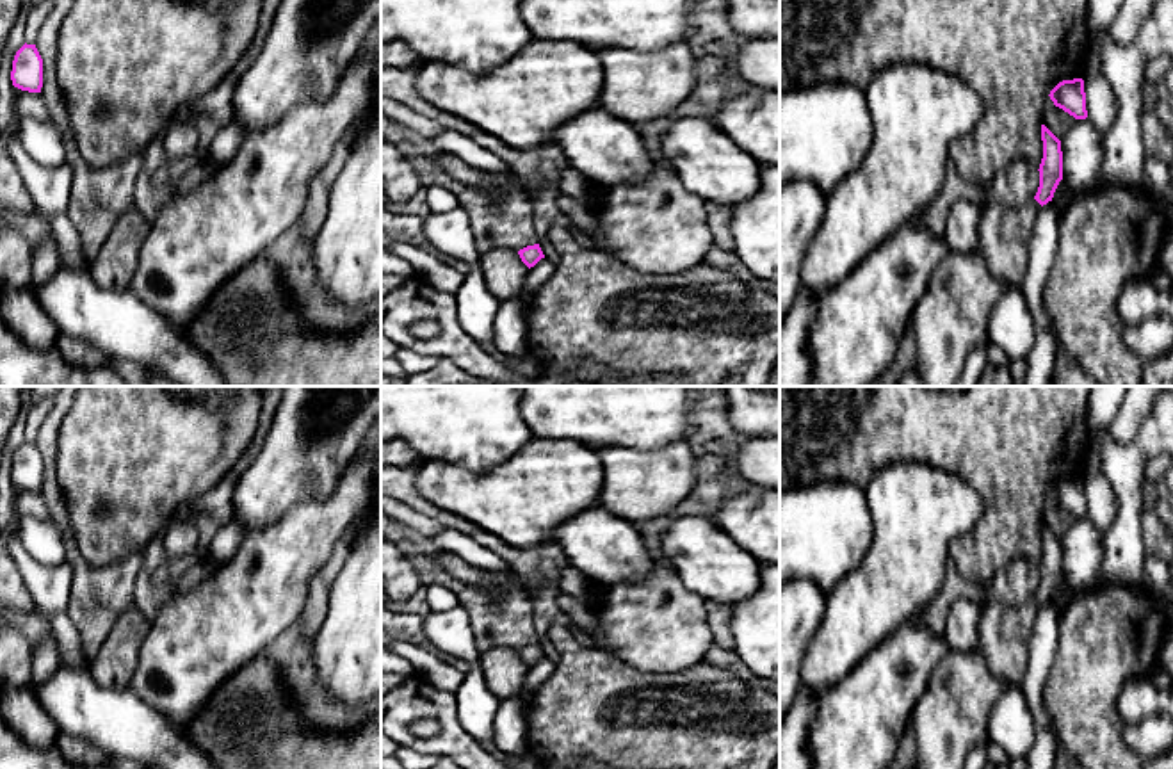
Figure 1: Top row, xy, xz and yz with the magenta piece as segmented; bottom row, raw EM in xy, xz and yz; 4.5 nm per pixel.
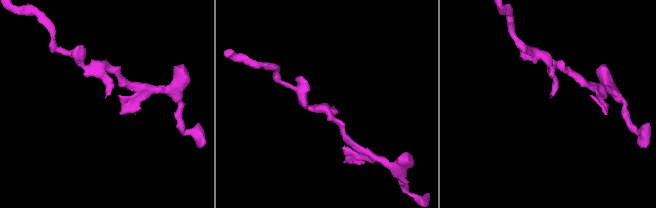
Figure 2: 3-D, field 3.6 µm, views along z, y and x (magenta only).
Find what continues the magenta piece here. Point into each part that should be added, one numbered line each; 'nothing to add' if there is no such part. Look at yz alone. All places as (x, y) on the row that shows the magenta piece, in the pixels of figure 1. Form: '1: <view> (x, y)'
1: yz (1004, 234)

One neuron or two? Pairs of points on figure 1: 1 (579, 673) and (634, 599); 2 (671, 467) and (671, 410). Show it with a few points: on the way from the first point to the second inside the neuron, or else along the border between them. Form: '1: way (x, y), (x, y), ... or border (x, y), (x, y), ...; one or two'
1: border (595, 647), (634, 668); two
2: border (682, 440), (657, 449), (630, 449); two

